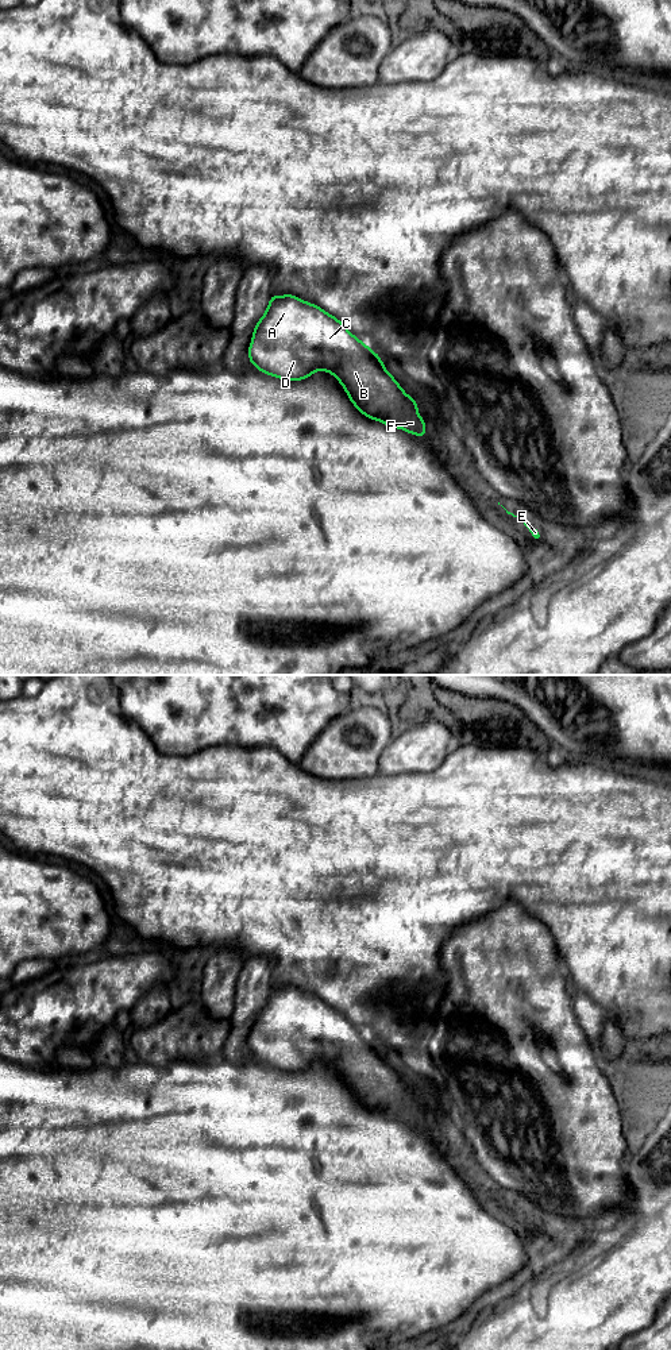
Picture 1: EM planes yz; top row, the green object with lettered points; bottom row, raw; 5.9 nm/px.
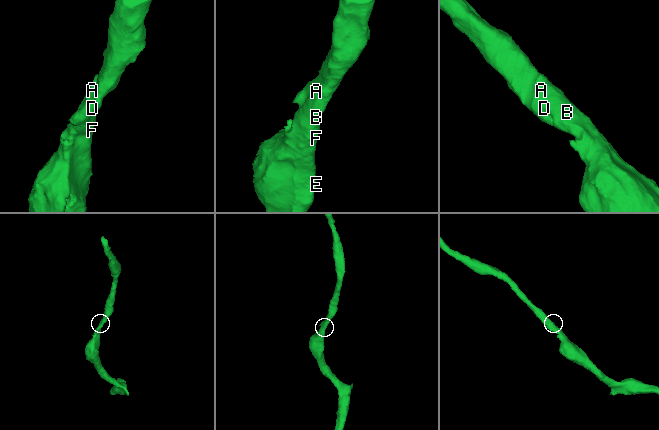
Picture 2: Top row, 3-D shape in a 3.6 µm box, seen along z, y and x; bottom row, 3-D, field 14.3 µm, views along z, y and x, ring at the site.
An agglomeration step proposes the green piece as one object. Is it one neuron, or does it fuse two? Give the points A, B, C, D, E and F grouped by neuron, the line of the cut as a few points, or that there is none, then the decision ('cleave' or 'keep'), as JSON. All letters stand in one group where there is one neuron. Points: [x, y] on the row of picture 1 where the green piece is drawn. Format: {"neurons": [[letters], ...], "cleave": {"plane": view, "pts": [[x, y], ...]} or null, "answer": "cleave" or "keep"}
{"neurons": [["A", "B", "C", "D", "E", "F"]], "cleave": null, "answer": "keep"}

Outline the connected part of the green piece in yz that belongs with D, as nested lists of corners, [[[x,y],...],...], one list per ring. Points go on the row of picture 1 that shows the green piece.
[[[293,294],[270,296],[266,312],[254,328],[248,360],[259,371],[286,381],[301,381],[324,370],[338,378],[350,401],[367,418],[420,437],[427,435],[416,400],[402,390],[379,355],[355,338],[340,320]]]

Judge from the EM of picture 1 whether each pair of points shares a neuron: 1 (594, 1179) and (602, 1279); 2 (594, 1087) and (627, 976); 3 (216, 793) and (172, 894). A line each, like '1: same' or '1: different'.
1: different
2: different
3: same

